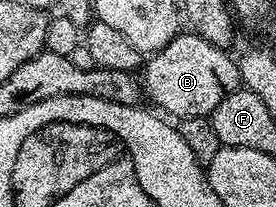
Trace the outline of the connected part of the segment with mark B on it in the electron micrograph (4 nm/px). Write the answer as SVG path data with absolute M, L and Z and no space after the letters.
M192 31L180 32L171 43L146 60L141 73L144 96L161 107L162 112L171 113L177 119L210 116L226 95L241 85L240 66L229 55Z

